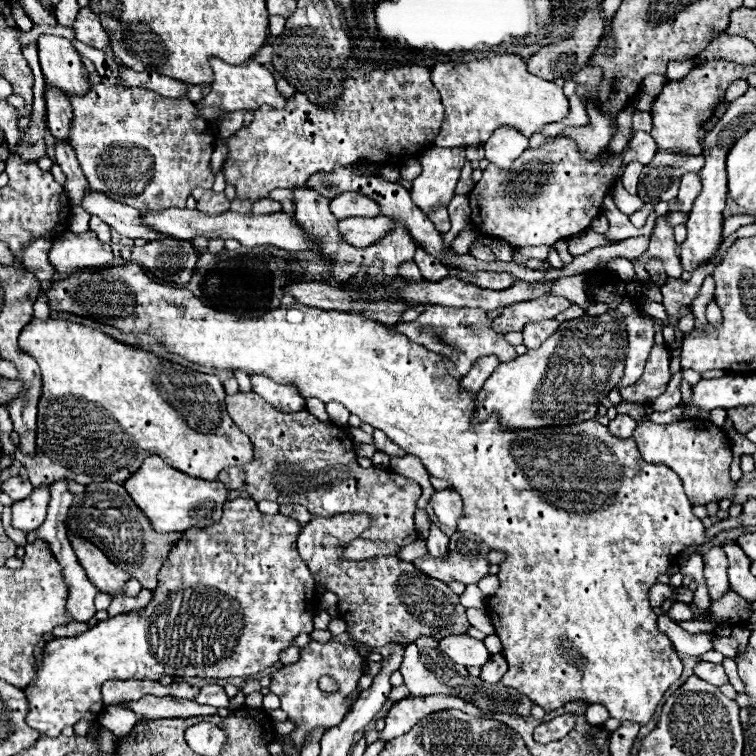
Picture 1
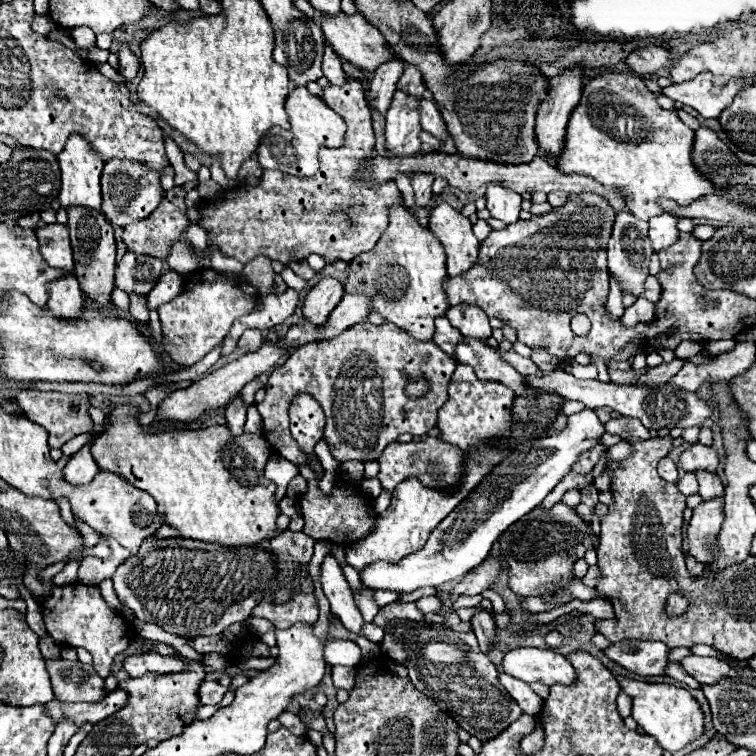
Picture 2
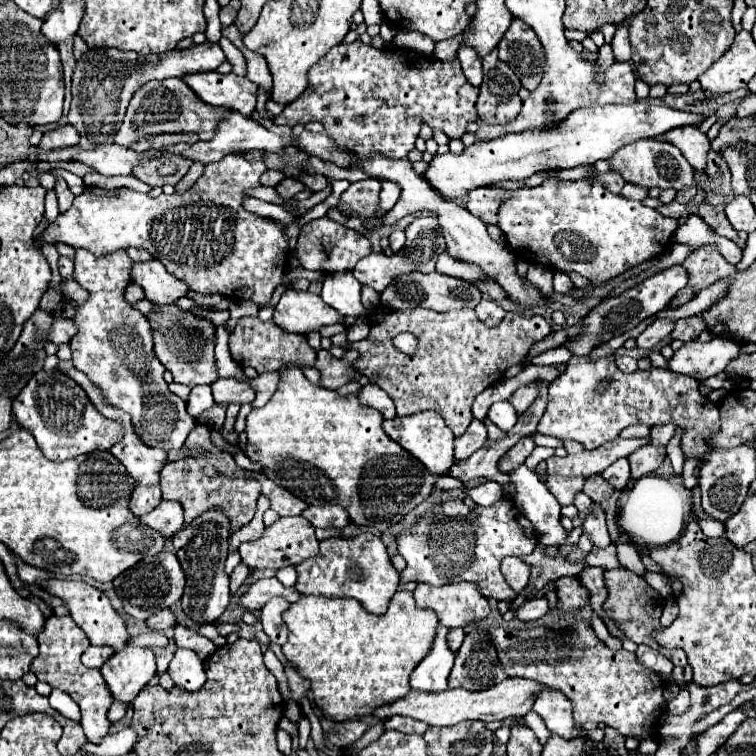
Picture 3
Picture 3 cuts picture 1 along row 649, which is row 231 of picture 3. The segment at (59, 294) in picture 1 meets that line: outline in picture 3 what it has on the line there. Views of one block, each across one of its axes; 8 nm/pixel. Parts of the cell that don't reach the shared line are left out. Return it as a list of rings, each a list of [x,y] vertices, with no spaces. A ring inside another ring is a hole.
[[[590,168],[590,174],[580,180],[558,180],[556,176],[548,176],[540,186],[512,190],[510,198],[504,200],[498,208],[498,226],[502,228],[506,242],[520,260],[548,266],[552,270],[578,272],[592,280],[592,284],[600,286],[606,280],[626,272],[628,268],[634,268],[640,262],[662,254],[670,246],[678,222],[674,218],[662,216],[654,208],[644,206],[640,200],[612,194],[602,184],[596,168]]]

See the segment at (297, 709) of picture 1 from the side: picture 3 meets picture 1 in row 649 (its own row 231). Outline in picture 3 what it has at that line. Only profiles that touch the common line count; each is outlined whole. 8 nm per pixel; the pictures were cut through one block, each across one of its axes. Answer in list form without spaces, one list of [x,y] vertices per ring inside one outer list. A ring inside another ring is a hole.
[[[328,216],[304,224],[304,228],[298,236],[298,242],[296,242],[296,254],[300,258],[302,268],[322,270],[322,272],[352,270],[356,266],[356,262],[362,260],[364,256],[368,256],[370,252],[372,252],[372,246],[368,238],[355,230],[332,222]]]

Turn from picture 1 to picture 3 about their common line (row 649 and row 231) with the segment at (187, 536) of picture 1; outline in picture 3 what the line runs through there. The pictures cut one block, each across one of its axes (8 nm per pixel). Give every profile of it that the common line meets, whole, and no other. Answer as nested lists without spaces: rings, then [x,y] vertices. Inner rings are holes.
[[[232,154],[224,156],[220,162],[208,164],[194,186],[170,196],[160,194],[152,198],[130,188],[86,188],[76,196],[72,208],[62,212],[40,238],[50,244],[64,242],[80,246],[96,256],[128,246],[144,248],[194,292],[218,292],[232,300],[246,298],[264,306],[270,302],[272,290],[282,282],[288,270],[286,228],[242,206],[244,198],[248,198],[246,190],[262,186],[260,176],[264,172],[264,160]]]

